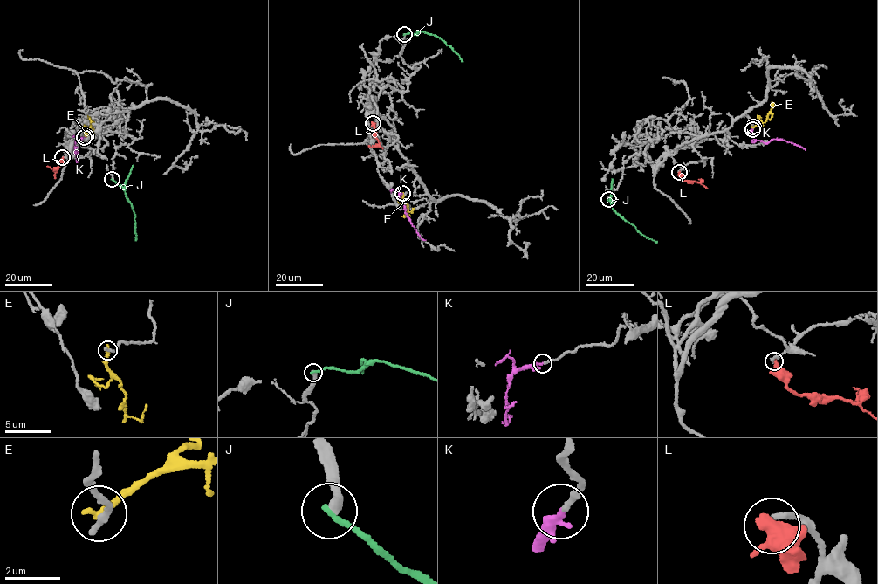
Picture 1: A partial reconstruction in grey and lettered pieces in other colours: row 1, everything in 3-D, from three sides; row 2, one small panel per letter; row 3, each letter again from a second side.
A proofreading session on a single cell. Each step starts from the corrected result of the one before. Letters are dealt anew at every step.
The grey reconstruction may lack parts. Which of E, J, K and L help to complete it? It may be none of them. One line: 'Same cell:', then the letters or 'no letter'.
Same cell: K

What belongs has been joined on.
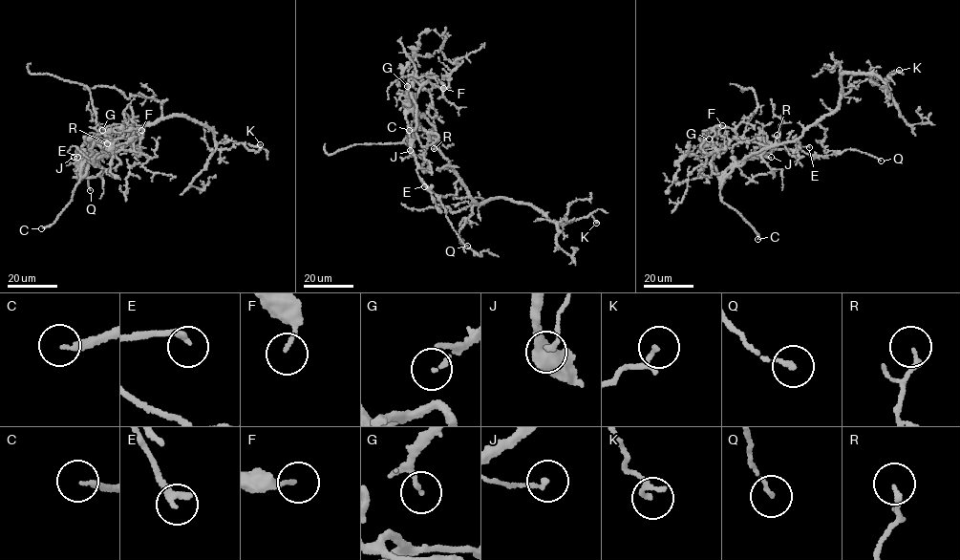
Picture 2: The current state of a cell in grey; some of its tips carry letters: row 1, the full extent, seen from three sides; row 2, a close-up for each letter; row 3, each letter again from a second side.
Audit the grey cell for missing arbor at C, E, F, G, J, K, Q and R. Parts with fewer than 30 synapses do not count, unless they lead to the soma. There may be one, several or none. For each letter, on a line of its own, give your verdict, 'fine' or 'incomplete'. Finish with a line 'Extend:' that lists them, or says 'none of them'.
C: incomplete
E: incomplete
F: fine
G: fine
J: fine
K: fine
Q: fine
R: fine
Extend: C, E

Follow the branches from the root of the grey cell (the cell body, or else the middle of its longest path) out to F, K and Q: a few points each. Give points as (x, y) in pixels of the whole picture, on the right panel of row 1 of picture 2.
F: (807, 128), (793, 141), (764, 146), (739, 138), (725, 149), (703, 142), (705, 131), (722, 125)
K: (807, 128), (836, 109), (842, 89), (842, 74), (870, 73), (885, 82), (889, 79), (888, 75), (899, 70)
Q: (807, 128), (816, 124), (826, 129), (821, 142), (828, 150), (840, 154), (854, 149), (881, 161)

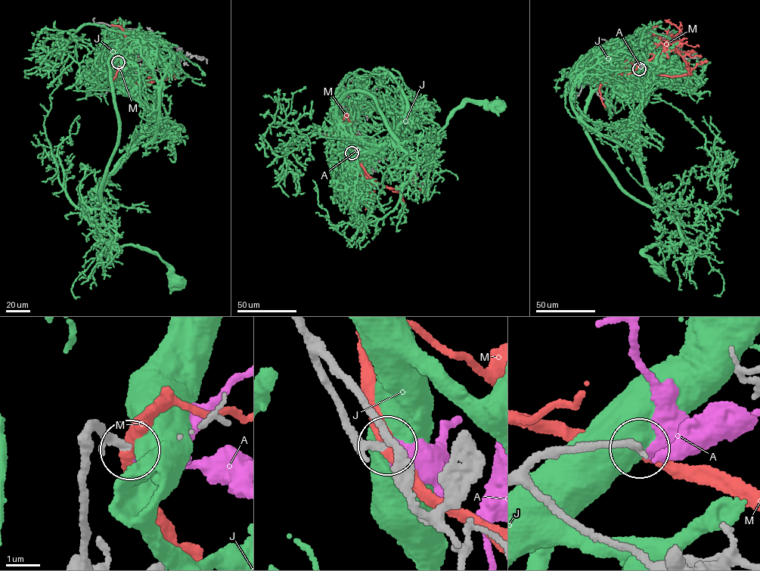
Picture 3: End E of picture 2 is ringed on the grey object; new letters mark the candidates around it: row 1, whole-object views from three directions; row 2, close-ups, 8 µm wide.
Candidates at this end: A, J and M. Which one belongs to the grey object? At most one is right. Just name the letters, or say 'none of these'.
A

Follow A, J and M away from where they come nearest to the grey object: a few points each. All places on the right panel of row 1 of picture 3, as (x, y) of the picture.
A: (639, 69), (649, 65)
J: (639, 69), (643, 92), (636, 134), (640, 160), (649, 189), (683, 240), (646, 248), (643, 252), (658, 270)
M: (639, 69), (612, 69), (600, 84), (618, 74), (631, 73), (667, 48), (680, 30), (665, 20)

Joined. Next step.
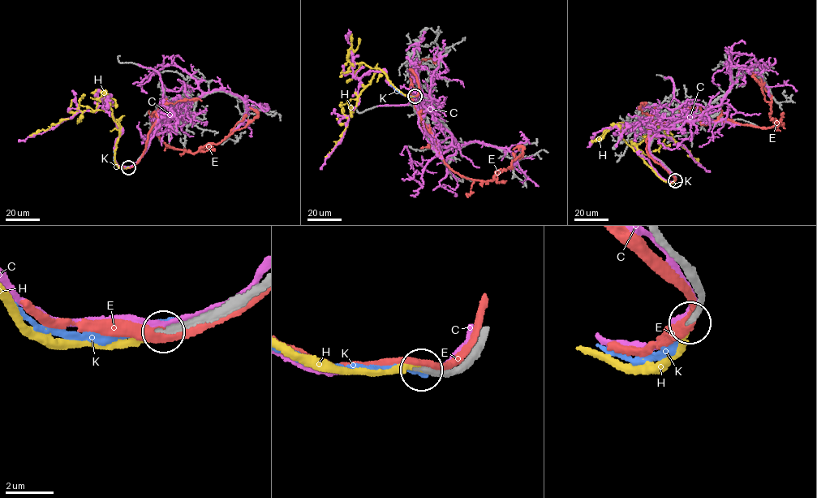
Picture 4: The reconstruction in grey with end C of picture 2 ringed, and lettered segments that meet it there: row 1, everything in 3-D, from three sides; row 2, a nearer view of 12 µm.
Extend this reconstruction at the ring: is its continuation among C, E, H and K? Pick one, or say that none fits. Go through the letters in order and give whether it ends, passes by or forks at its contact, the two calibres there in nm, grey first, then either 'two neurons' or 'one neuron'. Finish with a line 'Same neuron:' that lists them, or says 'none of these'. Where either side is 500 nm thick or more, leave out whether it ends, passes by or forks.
C: it passes by; 340 nm thick on the grey side, 280 nm on the other; two neurons
E: it passes by; 240 nm thick on the grey side, 340 nm on the other; two neurons
H: it ends there; 240 nm thick on the grey side, 240 nm on the other; one neuron
K: it ends there; 260 nm thick on the grey side, 240 nm on the other; two neurons
Same neuron: H

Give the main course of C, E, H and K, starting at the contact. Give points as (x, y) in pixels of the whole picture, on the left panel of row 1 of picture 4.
C: (129, 166), (143, 156), (161, 119), (182, 117), (202, 92), (195, 78), (172, 64), (144, 79), (147, 93)
E: (130, 166), (145, 149), (157, 118), (151, 113), (161, 140), (192, 153), (243, 127), (257, 114), (249, 107)
H: (128, 167), (118, 167), (114, 159), (120, 126), (118, 121), (104, 110), (78, 111), (70, 119), (30, 136)
K: (128, 166), (117, 166), (114, 150)

